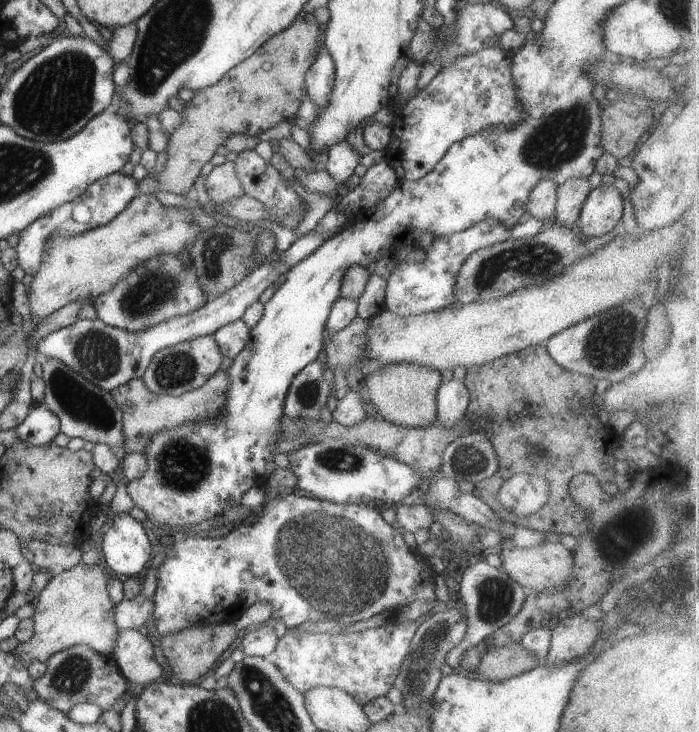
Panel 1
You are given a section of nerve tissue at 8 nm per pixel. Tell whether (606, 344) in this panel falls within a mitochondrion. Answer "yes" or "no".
yes

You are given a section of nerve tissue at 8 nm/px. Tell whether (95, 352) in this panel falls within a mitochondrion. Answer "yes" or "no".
yes

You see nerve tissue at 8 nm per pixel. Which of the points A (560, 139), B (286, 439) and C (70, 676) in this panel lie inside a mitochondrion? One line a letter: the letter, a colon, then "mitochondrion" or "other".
A: mitochondrion
B: other
C: mitochondrion

